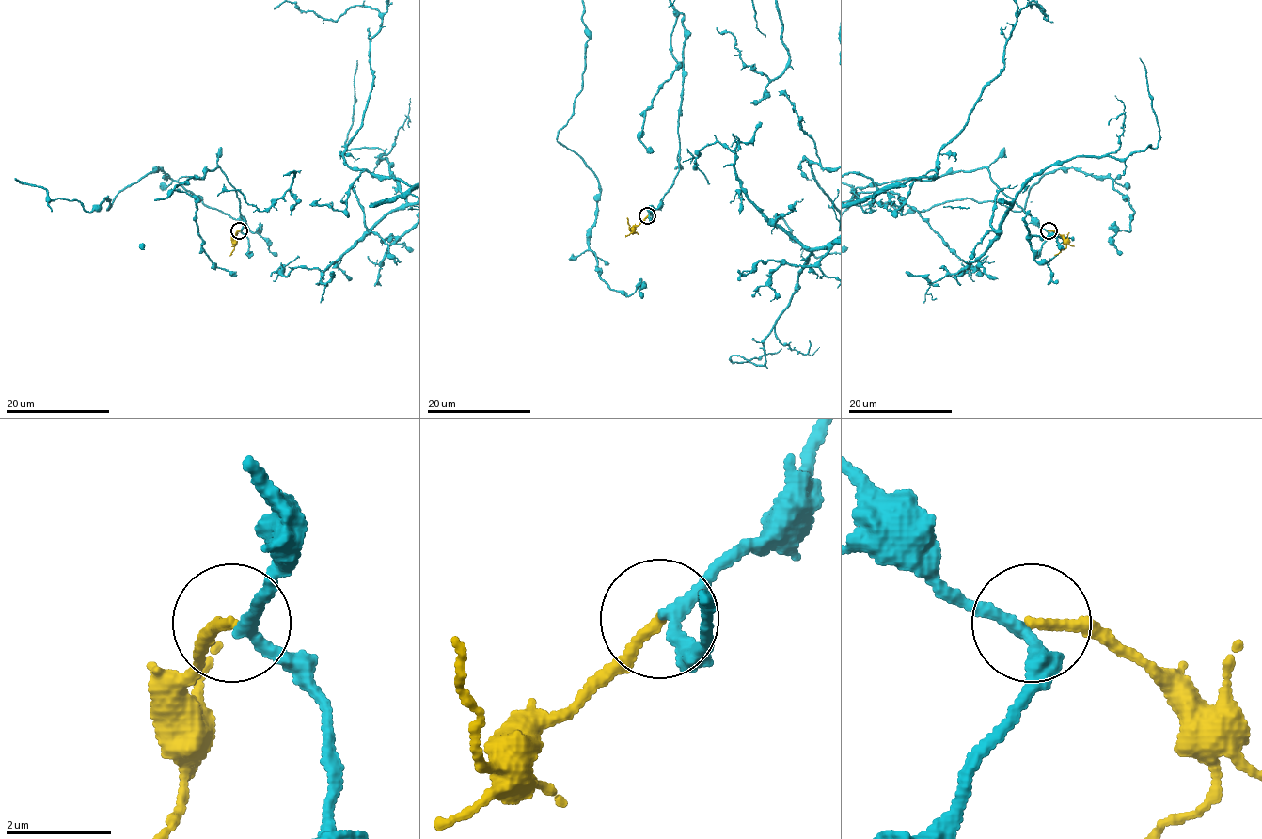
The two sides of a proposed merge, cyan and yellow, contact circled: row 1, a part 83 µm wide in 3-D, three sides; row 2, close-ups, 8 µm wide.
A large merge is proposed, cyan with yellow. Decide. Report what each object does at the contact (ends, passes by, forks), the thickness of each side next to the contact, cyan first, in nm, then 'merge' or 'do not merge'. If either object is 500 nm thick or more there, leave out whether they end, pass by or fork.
cyan passes by; yellow ends there; 240 nm thick on the cyan side, 190 nm on the other; do not merge

